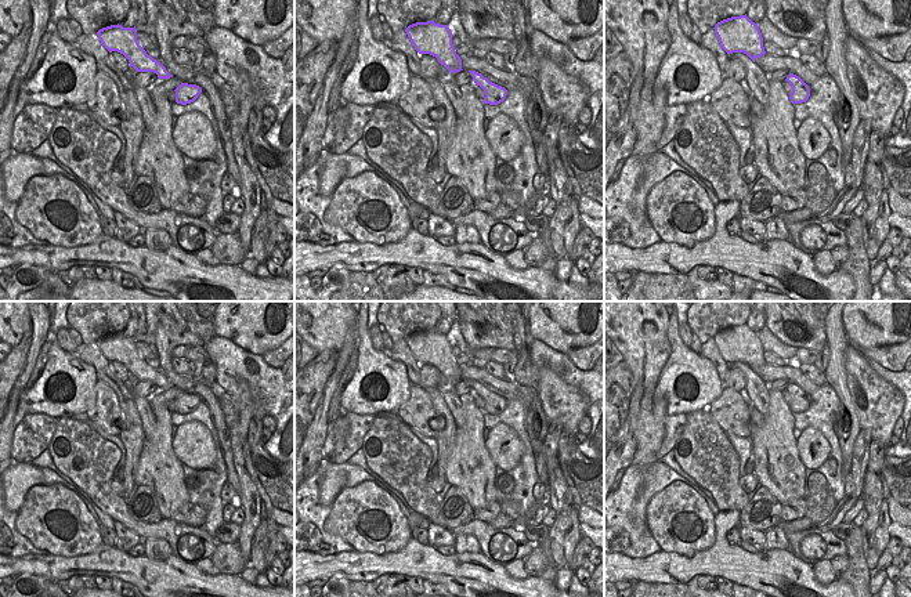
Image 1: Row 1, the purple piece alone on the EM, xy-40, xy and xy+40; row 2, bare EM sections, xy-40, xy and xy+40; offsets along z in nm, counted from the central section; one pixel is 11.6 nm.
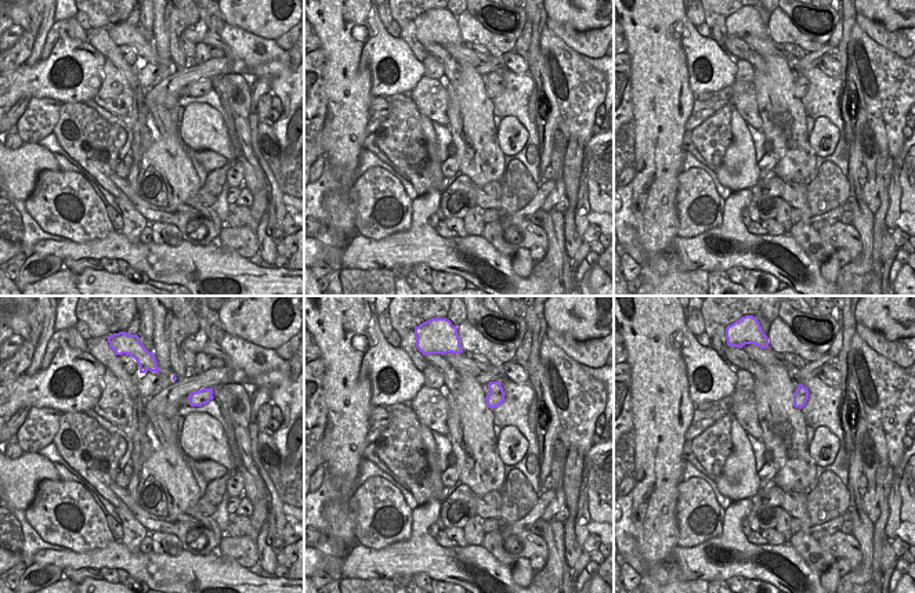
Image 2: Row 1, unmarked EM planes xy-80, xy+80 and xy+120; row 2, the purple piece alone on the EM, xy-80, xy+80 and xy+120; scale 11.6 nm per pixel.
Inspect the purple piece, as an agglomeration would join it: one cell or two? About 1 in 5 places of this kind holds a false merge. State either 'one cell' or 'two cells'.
one cell

